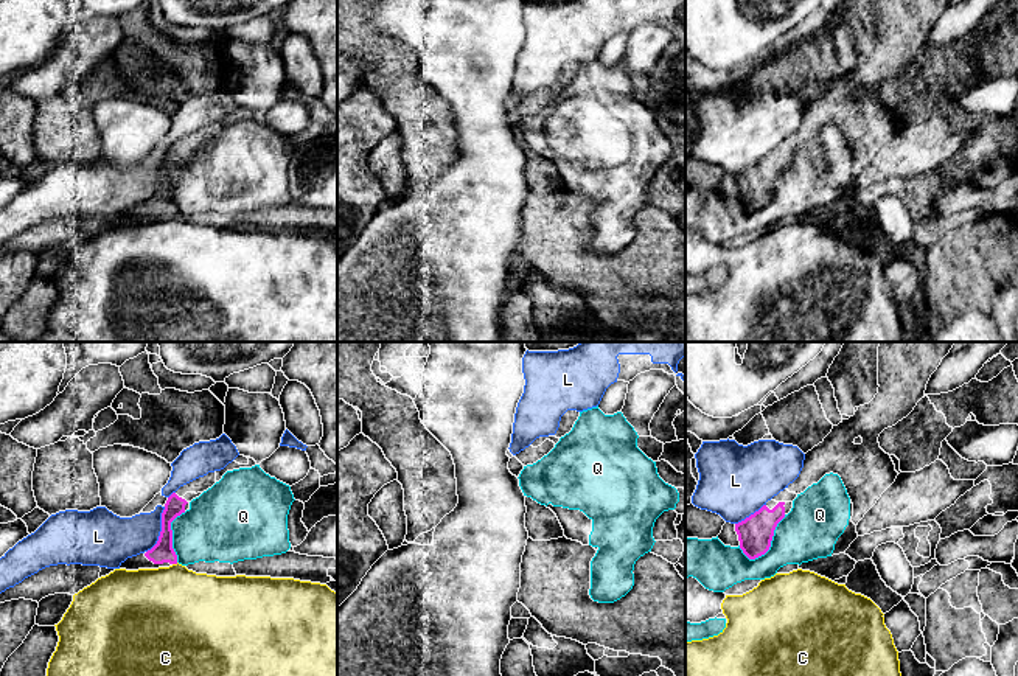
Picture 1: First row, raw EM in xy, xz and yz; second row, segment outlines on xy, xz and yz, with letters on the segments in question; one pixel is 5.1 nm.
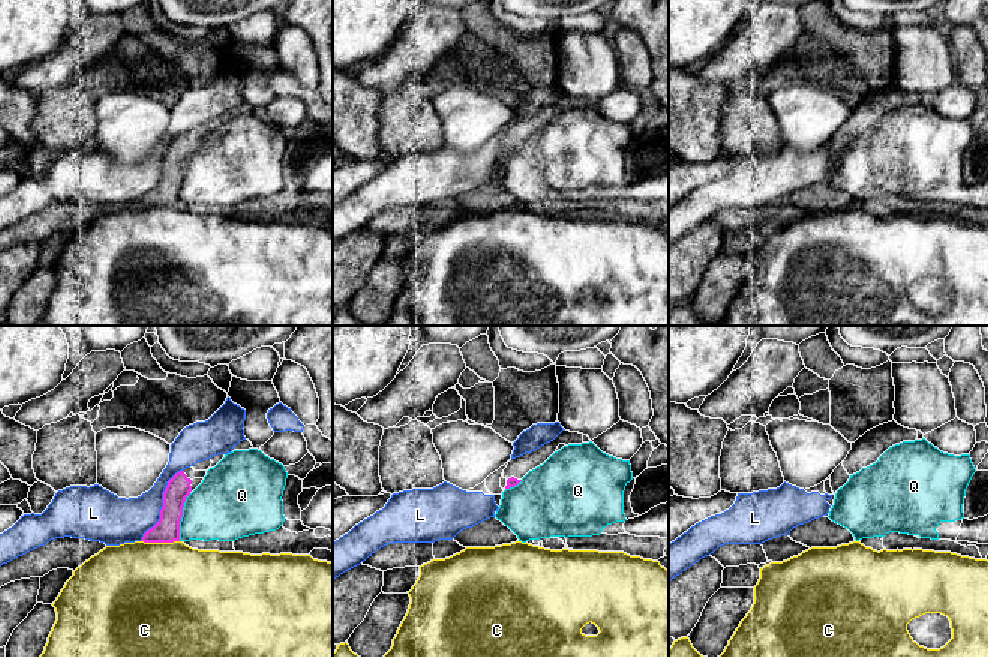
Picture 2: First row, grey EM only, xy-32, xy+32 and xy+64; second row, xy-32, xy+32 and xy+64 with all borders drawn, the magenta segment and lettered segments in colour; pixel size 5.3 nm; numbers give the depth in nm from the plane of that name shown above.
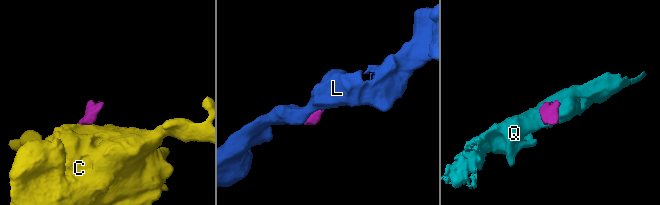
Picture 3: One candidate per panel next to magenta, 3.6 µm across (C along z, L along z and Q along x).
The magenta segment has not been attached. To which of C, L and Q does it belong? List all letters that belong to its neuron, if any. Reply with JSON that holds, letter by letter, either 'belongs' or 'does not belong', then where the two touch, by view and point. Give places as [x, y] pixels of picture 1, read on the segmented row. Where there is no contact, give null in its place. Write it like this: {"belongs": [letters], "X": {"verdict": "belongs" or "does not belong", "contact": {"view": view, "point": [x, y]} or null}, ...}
{"belongs": [], "C": {"verdict": "does not belong", "contact": {"view": "xy", "point": [174, 563]}}, "L": {"verdict": "does not belong", "contact": {"view": "xy", "point": [162, 530]}}, "Q": {"verdict": "does not belong", "contact": {"view": "yz", "point": [771, 540]}}}

